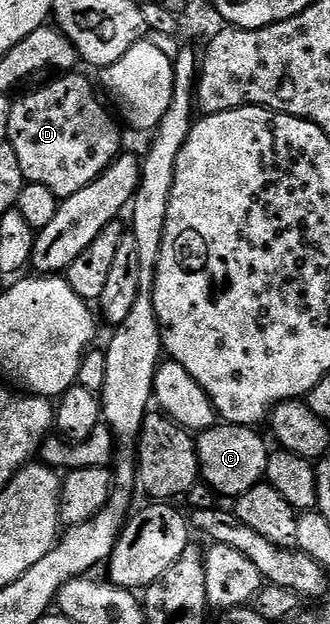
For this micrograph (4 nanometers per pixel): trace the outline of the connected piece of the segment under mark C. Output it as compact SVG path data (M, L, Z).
M223 423L221 427L207 430L197 437L200 476L219 497L237 498L263 483L271 449L266 448L261 434L253 427L227 423Z

